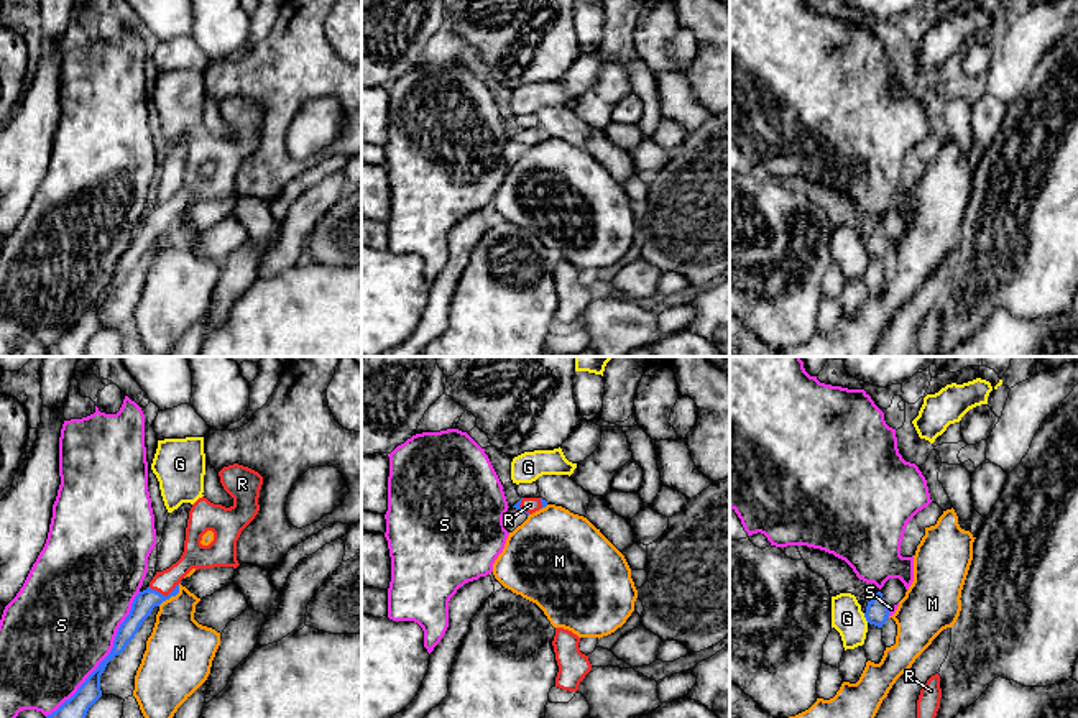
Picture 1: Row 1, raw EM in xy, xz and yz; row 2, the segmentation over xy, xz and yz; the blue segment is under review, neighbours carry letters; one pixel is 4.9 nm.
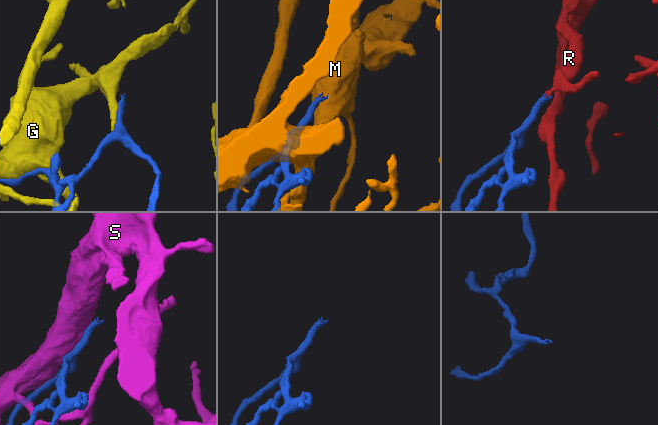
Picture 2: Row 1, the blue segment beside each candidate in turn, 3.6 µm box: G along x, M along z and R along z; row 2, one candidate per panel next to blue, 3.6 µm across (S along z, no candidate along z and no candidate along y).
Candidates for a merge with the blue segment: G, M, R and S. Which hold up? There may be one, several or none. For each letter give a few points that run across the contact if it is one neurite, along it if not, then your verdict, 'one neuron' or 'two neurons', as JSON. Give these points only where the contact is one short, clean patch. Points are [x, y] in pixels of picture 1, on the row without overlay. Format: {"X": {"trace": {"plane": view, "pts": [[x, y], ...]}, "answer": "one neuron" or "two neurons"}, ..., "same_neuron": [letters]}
{"G": {"answer": "two neurons"}, "M": {"answer": "two neurons"}, "R": {"trace": {"plane": "xy", "pts": [[143, 235], [153, 227], [163, 227], [163, 219], [196, 188]]}, "answer": "one neuron"}, "S": {"answer": "two neurons"}, "same_neuron": ["R"]}

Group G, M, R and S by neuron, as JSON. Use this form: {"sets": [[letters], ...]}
{"sets": [["G"], ["M"], ["R"], ["S"]]}

